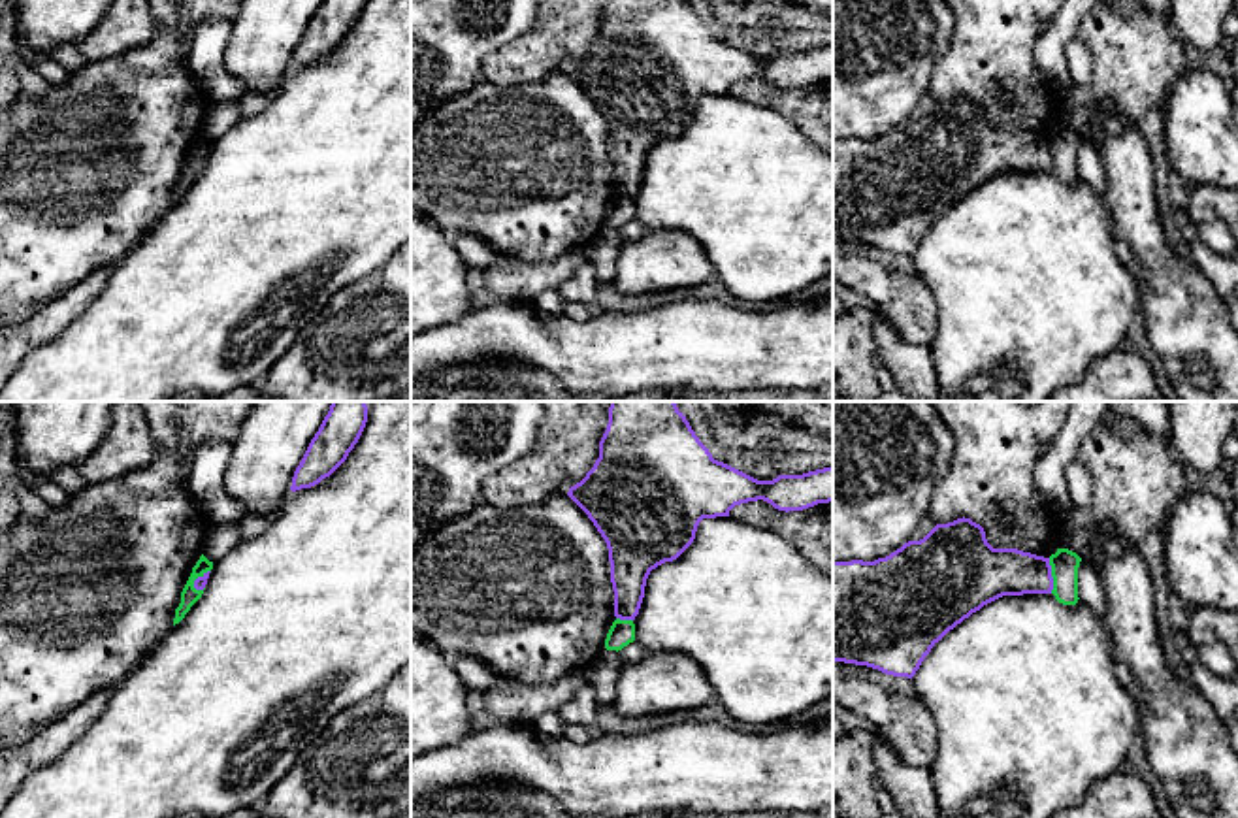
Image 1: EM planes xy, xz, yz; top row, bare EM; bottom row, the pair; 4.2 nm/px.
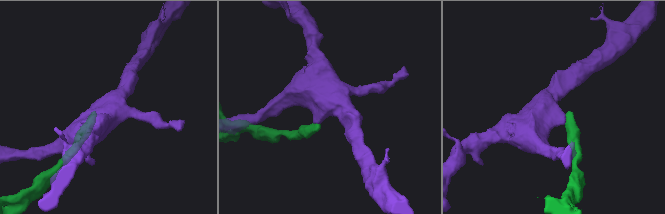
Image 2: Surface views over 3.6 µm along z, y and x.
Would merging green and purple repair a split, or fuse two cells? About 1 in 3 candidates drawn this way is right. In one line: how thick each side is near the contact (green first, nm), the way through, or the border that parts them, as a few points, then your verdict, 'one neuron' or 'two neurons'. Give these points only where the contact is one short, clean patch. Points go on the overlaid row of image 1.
120 nm thick on the green side, 200 nm on the other; border along yz (1048, 558), (1052, 592); two neurons

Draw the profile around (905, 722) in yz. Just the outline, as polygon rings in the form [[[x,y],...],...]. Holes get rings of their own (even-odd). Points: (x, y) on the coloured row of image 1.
[[[835,675],[833,699],[871,724],[901,761],[912,767],[933,767],[937,724],[916,694],[903,695],[871,680]]]

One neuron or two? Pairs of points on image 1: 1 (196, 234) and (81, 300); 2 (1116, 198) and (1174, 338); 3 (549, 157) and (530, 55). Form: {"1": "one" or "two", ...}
{"1": "two", "2": "one", "3": "two"}

